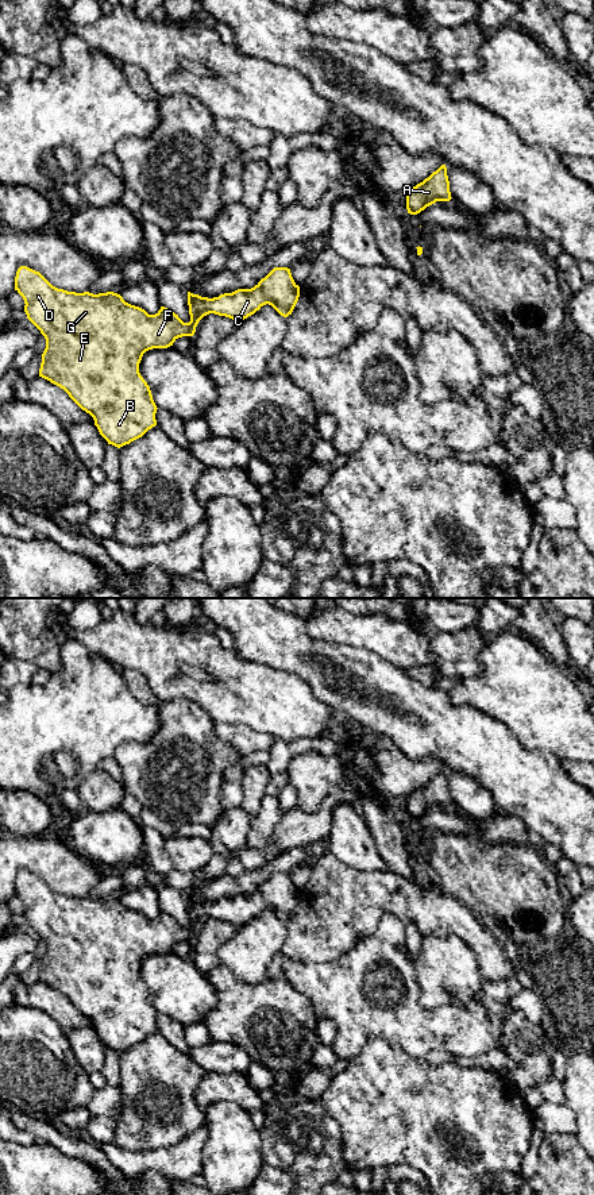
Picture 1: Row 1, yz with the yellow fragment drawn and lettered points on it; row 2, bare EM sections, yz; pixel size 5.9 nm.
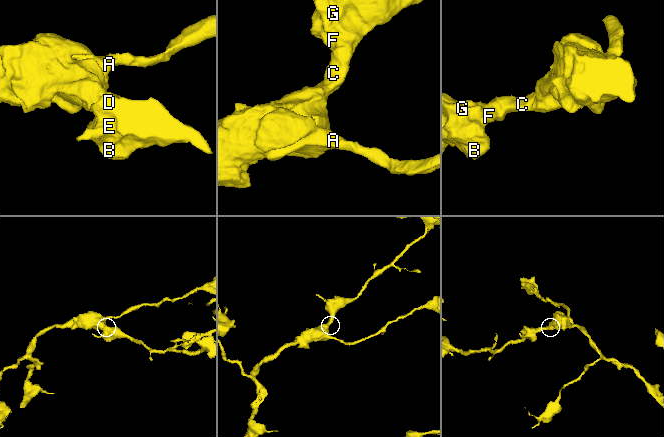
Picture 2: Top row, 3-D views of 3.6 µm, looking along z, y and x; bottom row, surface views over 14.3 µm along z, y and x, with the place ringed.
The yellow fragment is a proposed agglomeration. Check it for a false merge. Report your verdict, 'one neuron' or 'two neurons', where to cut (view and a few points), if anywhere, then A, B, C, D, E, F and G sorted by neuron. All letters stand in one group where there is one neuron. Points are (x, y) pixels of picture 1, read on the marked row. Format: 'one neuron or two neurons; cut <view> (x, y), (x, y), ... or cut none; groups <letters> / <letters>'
one neuron; cut none; groups A B C D E F G

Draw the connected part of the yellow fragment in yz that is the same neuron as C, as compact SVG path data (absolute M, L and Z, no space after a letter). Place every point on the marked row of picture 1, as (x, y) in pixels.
M20 266L16 271L15 290L24 300L27 319L46 339L39 377L63 389L93 417L94 425L108 444L117 448L142 437L157 425L158 408L150 386L139 373L139 363L146 351L167 348L178 338L193 336L198 321L209 313L240 323L269 304L281 316L288 317L300 297L300 286L288 267L274 267L251 289L238 289L213 298L188 292L189 323L184 323L165 307L155 315L148 315L113 292L93 294L58 289L39 271L27 266Z

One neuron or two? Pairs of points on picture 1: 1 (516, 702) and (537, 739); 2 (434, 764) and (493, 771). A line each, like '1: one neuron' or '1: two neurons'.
1: one neuron
2: two neurons

